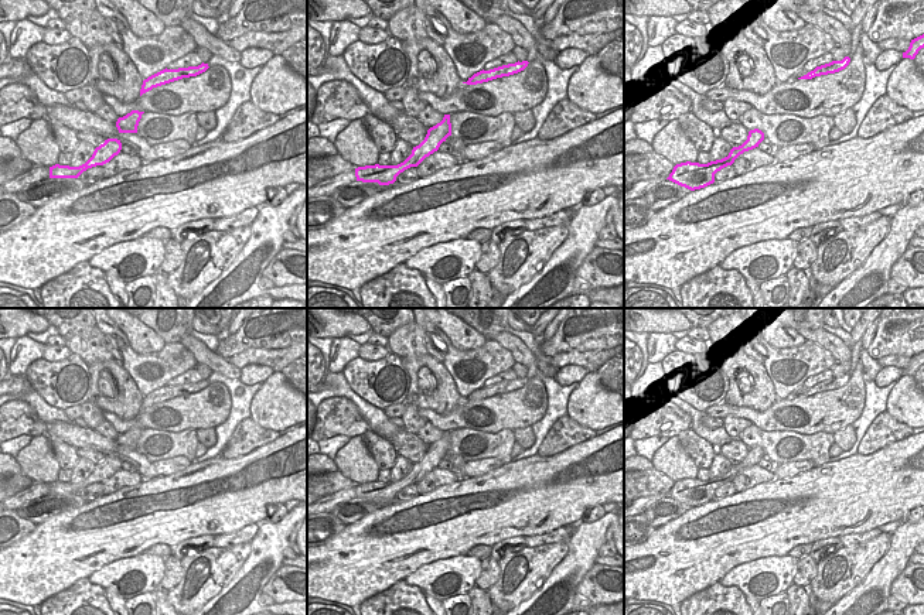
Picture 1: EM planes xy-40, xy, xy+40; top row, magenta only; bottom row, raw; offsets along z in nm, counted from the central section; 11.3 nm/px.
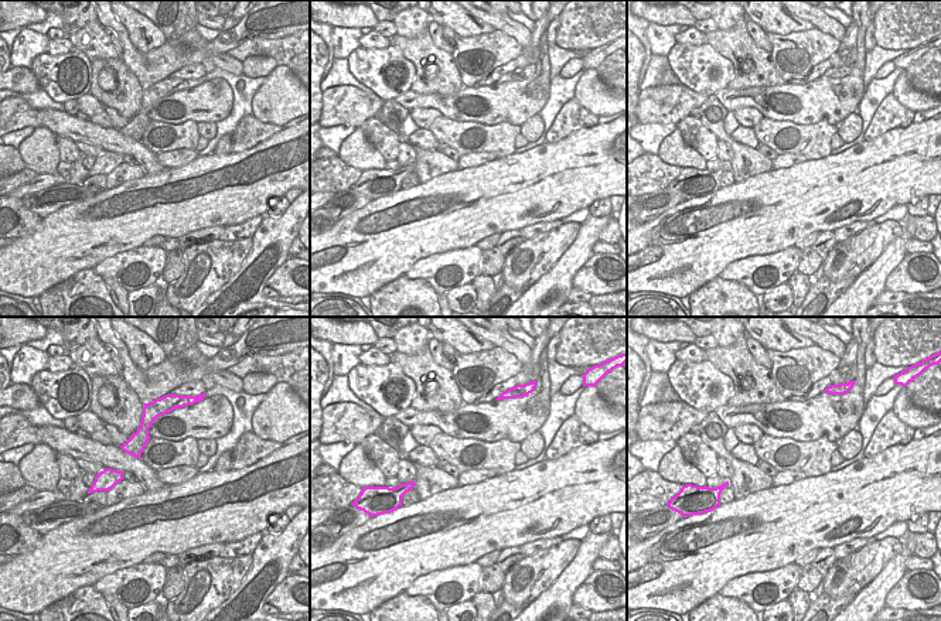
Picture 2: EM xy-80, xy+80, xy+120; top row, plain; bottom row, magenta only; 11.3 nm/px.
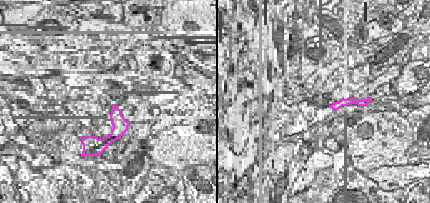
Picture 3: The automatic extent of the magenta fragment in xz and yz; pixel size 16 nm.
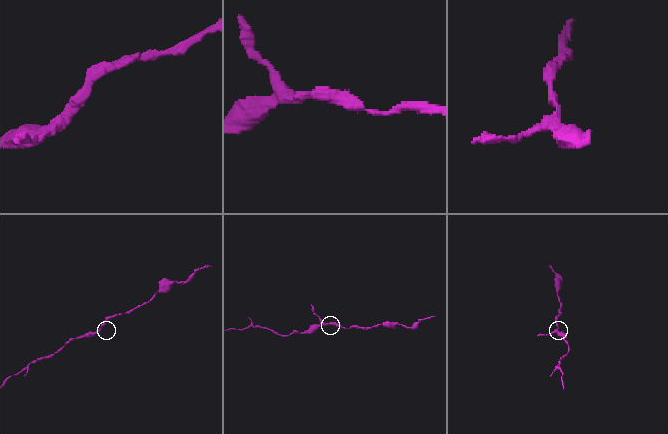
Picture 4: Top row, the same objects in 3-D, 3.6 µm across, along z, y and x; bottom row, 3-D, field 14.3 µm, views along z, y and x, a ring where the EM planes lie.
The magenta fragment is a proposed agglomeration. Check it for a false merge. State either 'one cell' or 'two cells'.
one cell

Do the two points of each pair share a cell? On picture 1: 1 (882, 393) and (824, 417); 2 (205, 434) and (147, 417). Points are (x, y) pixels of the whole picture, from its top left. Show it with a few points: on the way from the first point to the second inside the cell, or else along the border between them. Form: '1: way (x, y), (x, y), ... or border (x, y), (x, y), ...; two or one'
1: border (865, 383), (863, 410), (851, 423); two
2: border (214, 427), (195, 430); two

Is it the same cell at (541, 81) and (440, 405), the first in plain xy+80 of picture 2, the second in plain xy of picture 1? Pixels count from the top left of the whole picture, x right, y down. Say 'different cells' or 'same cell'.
different cells

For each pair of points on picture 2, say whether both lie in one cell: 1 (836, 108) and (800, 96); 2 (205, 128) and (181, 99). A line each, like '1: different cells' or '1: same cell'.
1: same cell
2: different cells

